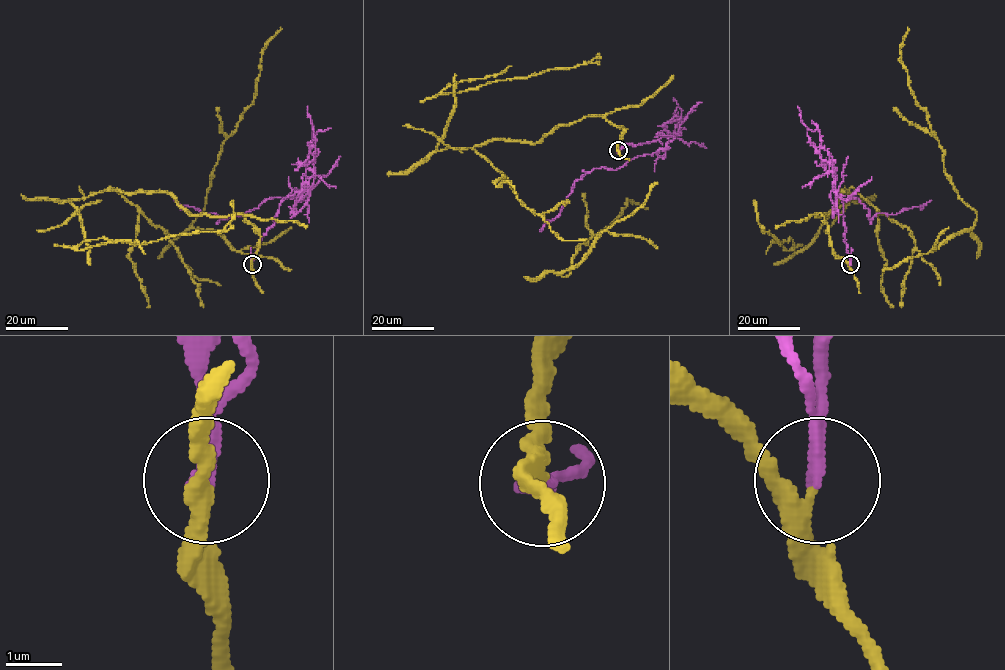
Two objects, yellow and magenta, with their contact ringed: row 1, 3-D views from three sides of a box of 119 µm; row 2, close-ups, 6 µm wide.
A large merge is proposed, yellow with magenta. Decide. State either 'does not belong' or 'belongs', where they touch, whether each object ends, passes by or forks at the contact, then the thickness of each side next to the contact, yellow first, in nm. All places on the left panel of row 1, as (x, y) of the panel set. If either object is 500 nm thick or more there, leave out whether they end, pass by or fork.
does not belong; place (252, 264); yellow passes by; magenta ends; calibres 260 and 260 nm

